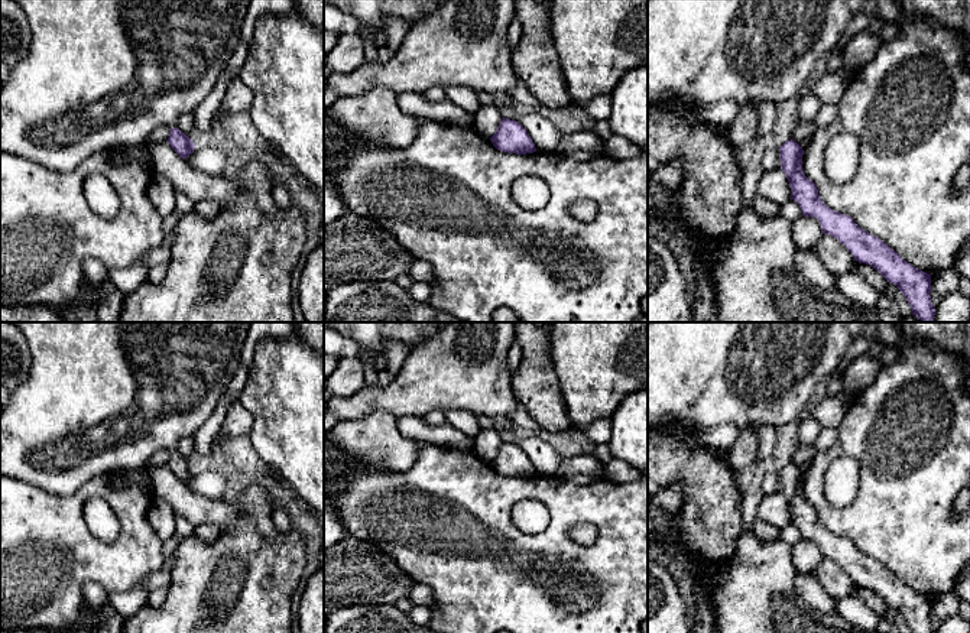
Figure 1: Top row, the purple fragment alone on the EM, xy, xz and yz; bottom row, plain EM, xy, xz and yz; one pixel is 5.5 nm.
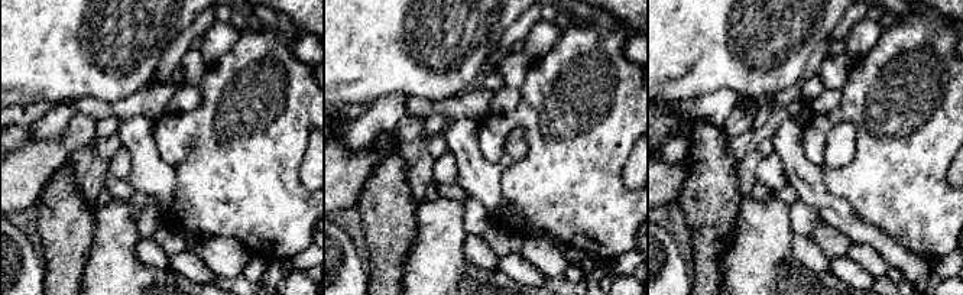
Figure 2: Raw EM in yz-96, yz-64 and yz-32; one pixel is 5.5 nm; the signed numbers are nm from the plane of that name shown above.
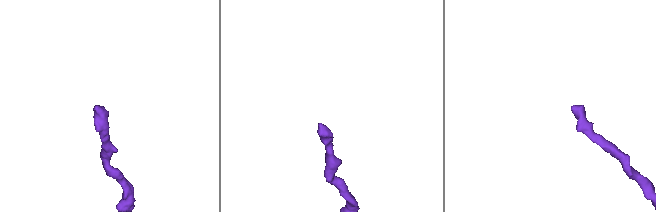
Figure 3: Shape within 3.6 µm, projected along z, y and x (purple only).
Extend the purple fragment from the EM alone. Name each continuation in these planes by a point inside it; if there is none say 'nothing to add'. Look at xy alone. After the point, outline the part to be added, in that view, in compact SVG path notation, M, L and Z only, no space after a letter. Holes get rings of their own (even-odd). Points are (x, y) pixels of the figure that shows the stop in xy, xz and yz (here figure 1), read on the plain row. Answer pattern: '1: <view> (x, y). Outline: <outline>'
1: xy (100, 396). Outline: M13 322L26 337L32 354L32 364L25 383L19 384L10 392L10 400L3 406L0 413L0 475L16 478L23 483L36 486L48 493L56 496L74 494L81 486L104 473L142 470L146 467L149 458L159 449L176 451L178 442L186 436L194 436L195 432L214 412L220 399L226 395L228 384L241 363L241 348L247 337L250 322Z

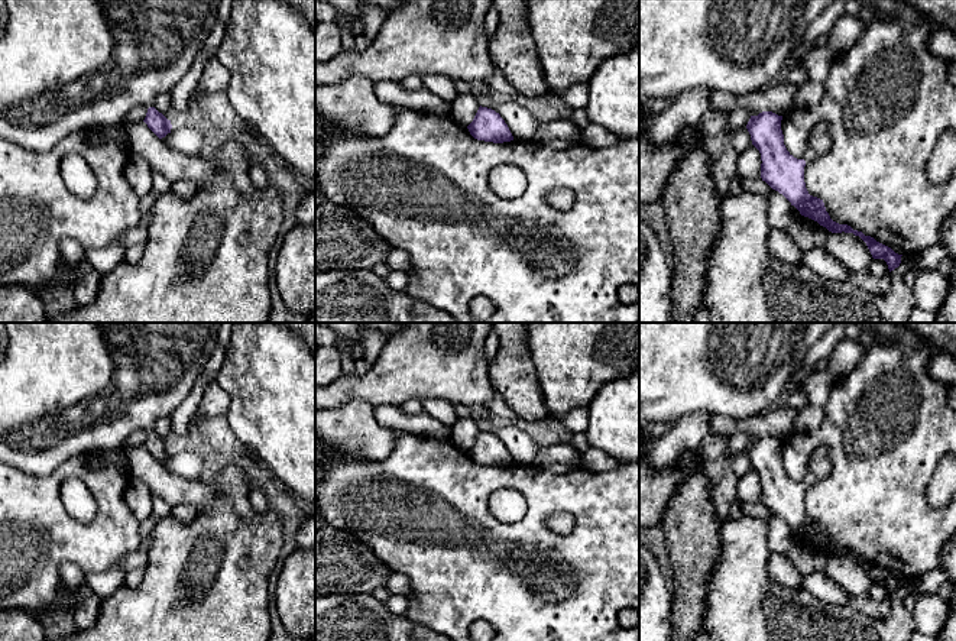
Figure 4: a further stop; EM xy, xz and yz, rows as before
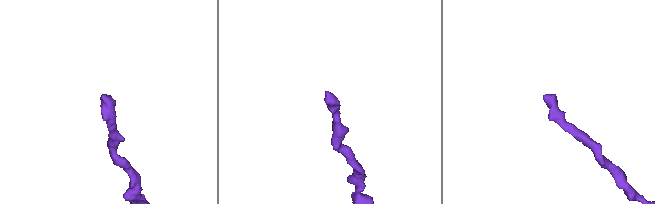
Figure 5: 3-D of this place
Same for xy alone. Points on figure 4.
1: xy (65, 388). Outline: M4 323L9 344L0 363L0 463L33 476L51 475L81 453L119 450L136 430L153 431L155 423L172 412L191 392L218 343L220 323Z

